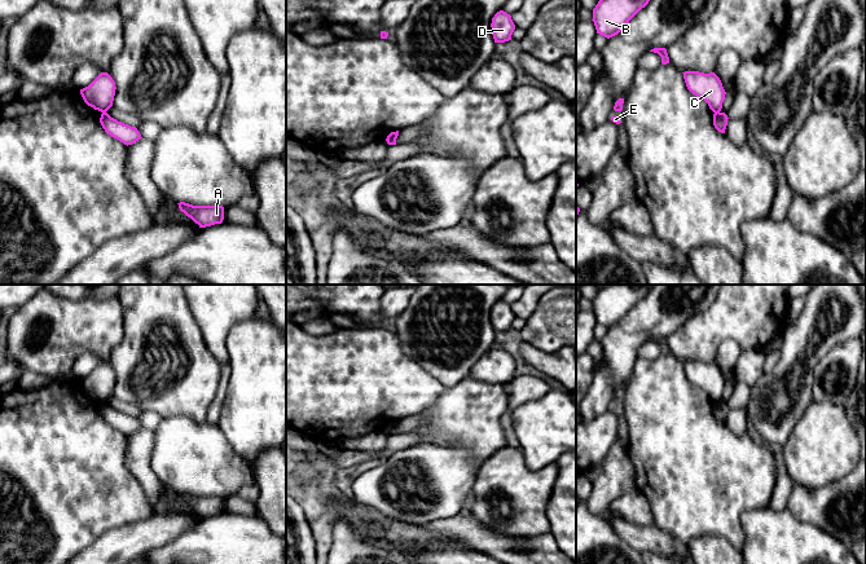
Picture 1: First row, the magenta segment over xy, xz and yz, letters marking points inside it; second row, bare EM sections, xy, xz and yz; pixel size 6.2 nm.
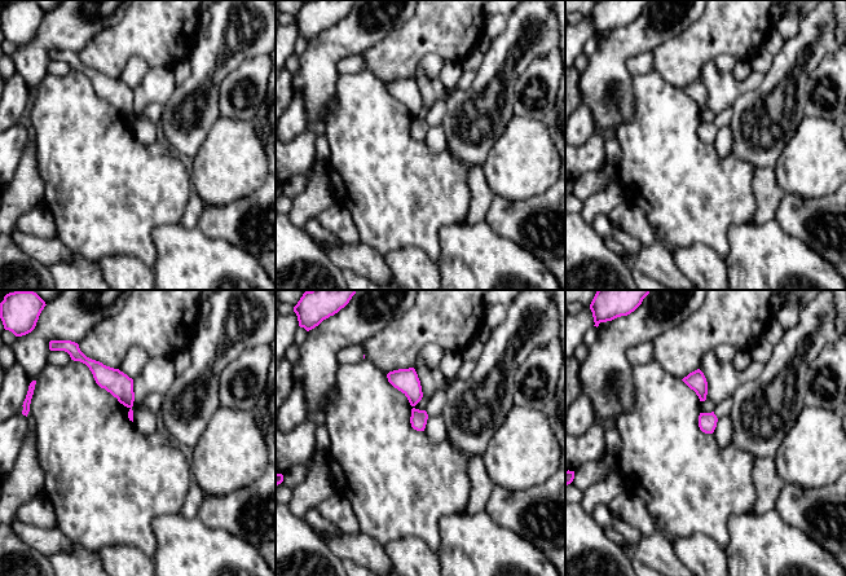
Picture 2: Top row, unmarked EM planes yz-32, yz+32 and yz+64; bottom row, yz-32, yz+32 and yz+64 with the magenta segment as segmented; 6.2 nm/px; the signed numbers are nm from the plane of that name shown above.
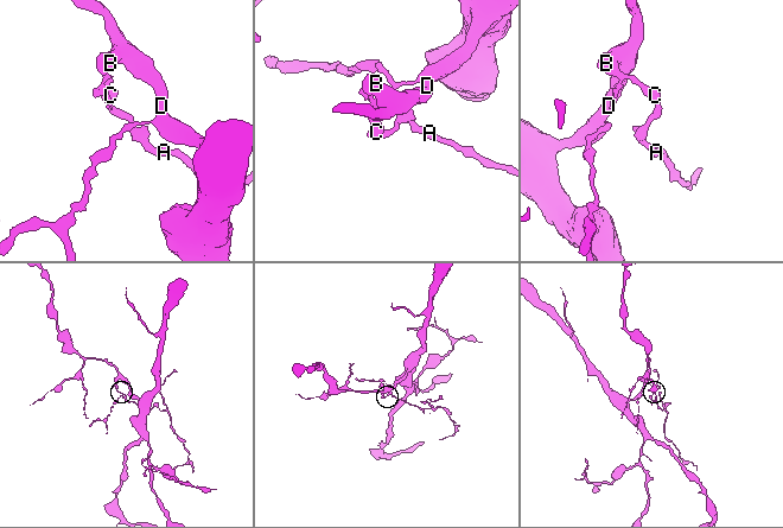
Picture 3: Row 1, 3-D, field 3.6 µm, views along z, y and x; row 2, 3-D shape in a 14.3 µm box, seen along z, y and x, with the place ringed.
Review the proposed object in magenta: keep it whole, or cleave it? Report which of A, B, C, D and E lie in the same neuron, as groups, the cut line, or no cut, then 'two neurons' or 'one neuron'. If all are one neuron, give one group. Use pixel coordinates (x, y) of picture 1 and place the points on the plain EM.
A / B C D E; cut in yz along (715, 401), (719, 402); two neurons

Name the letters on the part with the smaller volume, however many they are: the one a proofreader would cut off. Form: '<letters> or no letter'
A

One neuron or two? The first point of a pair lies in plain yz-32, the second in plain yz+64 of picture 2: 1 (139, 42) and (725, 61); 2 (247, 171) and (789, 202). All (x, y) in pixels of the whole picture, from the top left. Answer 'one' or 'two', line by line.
1: two
2: two

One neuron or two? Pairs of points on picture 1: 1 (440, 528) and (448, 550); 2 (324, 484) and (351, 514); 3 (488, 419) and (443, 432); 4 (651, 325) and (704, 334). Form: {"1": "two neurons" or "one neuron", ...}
{"1": "two neurons", "2": "two neurons", "3": "one neuron", "4": "two neurons"}

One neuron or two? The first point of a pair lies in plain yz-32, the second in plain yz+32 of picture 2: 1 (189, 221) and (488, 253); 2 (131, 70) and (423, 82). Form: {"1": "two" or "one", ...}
{"1": "two", "2": "two"}

